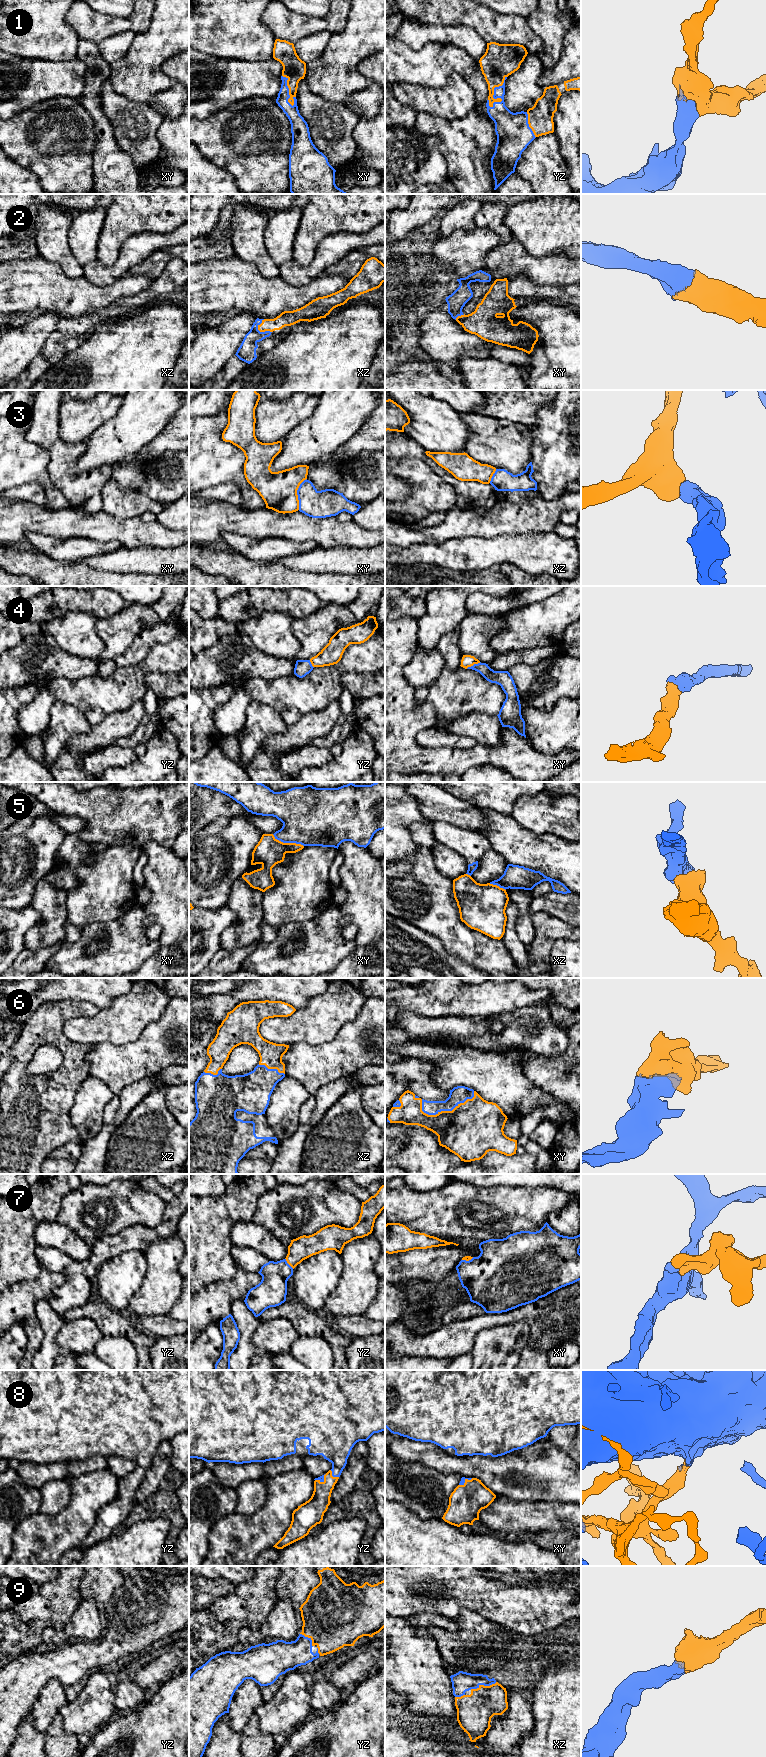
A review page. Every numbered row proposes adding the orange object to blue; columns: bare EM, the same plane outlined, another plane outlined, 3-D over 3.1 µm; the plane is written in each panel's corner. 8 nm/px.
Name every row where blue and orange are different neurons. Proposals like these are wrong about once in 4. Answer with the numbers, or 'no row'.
3, 5

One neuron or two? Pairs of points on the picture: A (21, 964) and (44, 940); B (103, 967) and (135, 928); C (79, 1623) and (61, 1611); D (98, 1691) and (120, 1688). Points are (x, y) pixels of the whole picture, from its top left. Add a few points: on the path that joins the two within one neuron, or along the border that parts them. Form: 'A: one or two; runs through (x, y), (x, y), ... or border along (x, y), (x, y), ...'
A: two; border along (56, 943), (36, 950), (25, 948)
B: one; runs through (106, 957), (125, 938)
C: two; border along (83, 1600), (62, 1630)
D: two; border along (113, 1681), (112, 1692), (115, 1708)

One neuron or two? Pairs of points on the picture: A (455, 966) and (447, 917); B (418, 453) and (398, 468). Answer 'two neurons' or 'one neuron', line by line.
A: two neurons
B: two neurons

